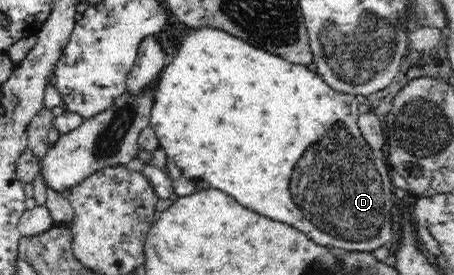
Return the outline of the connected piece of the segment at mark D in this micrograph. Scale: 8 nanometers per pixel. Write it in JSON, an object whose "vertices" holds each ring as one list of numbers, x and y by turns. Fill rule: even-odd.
{"vertices":[[187,27,184,34,180,36,179,44,174,48,172,62,161,70,152,93,153,103,149,126,155,130,160,146,166,152,167,163,164,169,168,173,168,177,172,179,175,194,178,197,192,194,206,187,217,188,234,197,240,204,250,206,252,210,256,210,272,220,288,222,290,226,296,226,298,230,308,234,314,242,333,248,372,253,392,240,392,212,390,210,392,210,395,198,392,194,390,180,391,169,384,164,381,155,377,154,366,142,359,129,357,123,359,104,356,97,336,92,318,76,318,73,308,70,304,65,293,64,288,59,269,53,263,48,256,48,245,40,228,34,228,31,224,31,220,27],[302,190,306,190,304,192,306,200,302,200,300,206,294,206,294,202,304,196]]}

